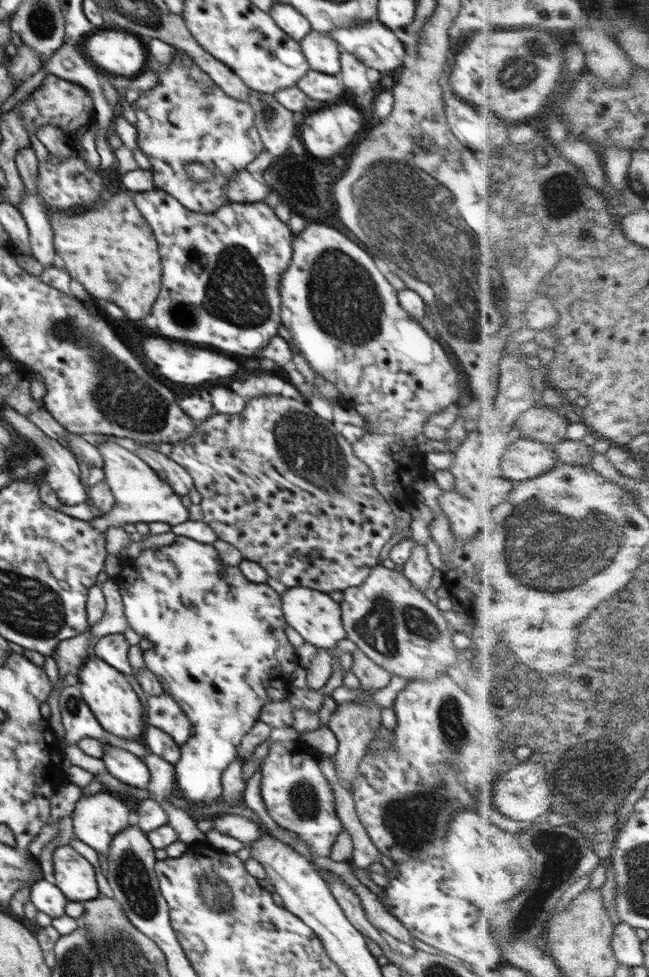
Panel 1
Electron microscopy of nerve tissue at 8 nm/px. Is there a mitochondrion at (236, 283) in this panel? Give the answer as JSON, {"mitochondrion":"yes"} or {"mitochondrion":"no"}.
{"mitochondrion":"yes"}

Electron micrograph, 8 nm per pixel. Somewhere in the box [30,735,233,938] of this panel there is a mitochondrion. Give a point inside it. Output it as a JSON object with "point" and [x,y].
{"point":[131,877]}

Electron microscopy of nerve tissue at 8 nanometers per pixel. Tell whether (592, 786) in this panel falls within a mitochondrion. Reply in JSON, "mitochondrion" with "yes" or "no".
{"mitochondrion":"yes"}

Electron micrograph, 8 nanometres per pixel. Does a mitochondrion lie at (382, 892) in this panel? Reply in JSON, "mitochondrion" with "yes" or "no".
{"mitochondrion":"no"}

